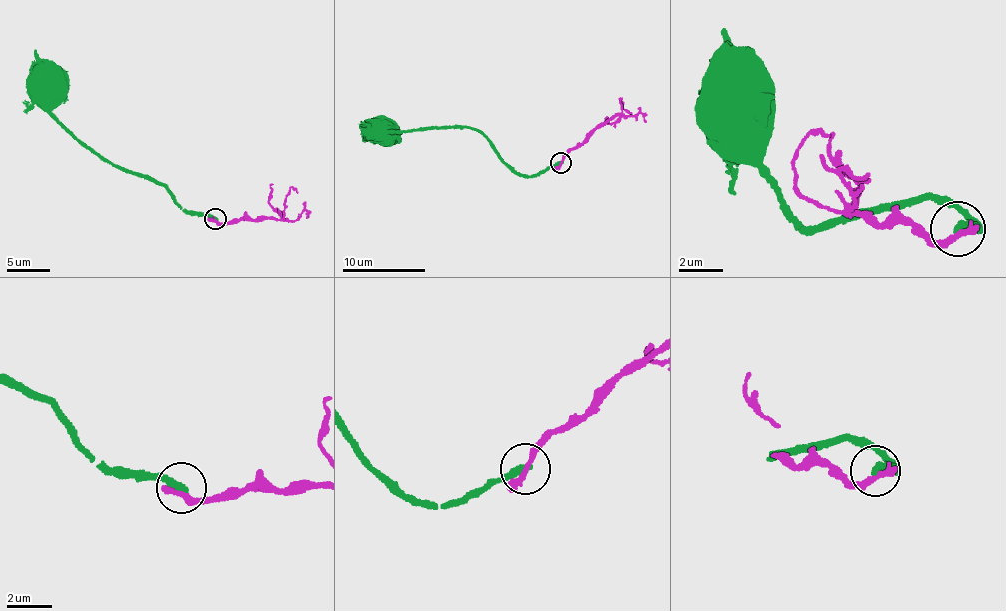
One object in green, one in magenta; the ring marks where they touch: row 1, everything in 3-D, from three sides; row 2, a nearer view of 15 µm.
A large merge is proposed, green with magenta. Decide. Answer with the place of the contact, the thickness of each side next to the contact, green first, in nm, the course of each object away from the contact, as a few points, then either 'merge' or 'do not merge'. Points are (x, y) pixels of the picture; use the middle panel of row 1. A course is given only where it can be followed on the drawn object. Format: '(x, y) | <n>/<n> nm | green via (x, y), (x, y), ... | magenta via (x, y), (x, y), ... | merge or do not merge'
(561, 163) | 320/360 nm | green via (560, 162), (528, 177), (509, 166), (479, 131), (454, 126), (391, 133), (384, 128), (380, 132) | magenta via (560, 162), (617, 115), (620, 99), (631, 116) | do not merge

